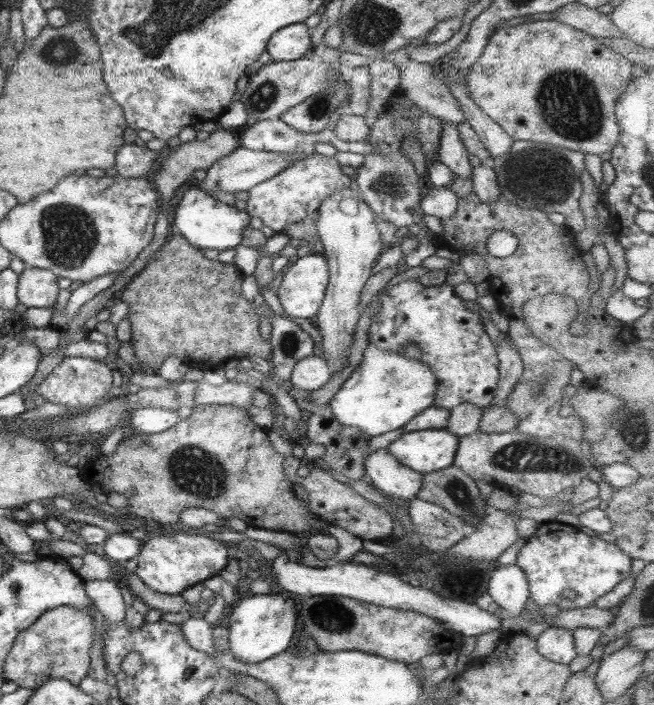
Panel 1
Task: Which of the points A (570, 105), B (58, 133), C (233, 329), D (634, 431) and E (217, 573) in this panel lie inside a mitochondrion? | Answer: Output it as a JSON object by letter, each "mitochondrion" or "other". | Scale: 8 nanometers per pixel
{"A":"mitochondrion","B":"other","C":"other","D":"mitochondrion","E":"other"}

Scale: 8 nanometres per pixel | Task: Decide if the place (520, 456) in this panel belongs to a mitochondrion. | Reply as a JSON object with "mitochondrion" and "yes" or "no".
{"mitochondrion":"yes"}

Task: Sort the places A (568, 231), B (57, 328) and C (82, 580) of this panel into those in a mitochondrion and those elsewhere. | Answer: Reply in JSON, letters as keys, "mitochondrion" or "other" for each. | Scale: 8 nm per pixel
{"A":"other","B":"other","C":"other"}

